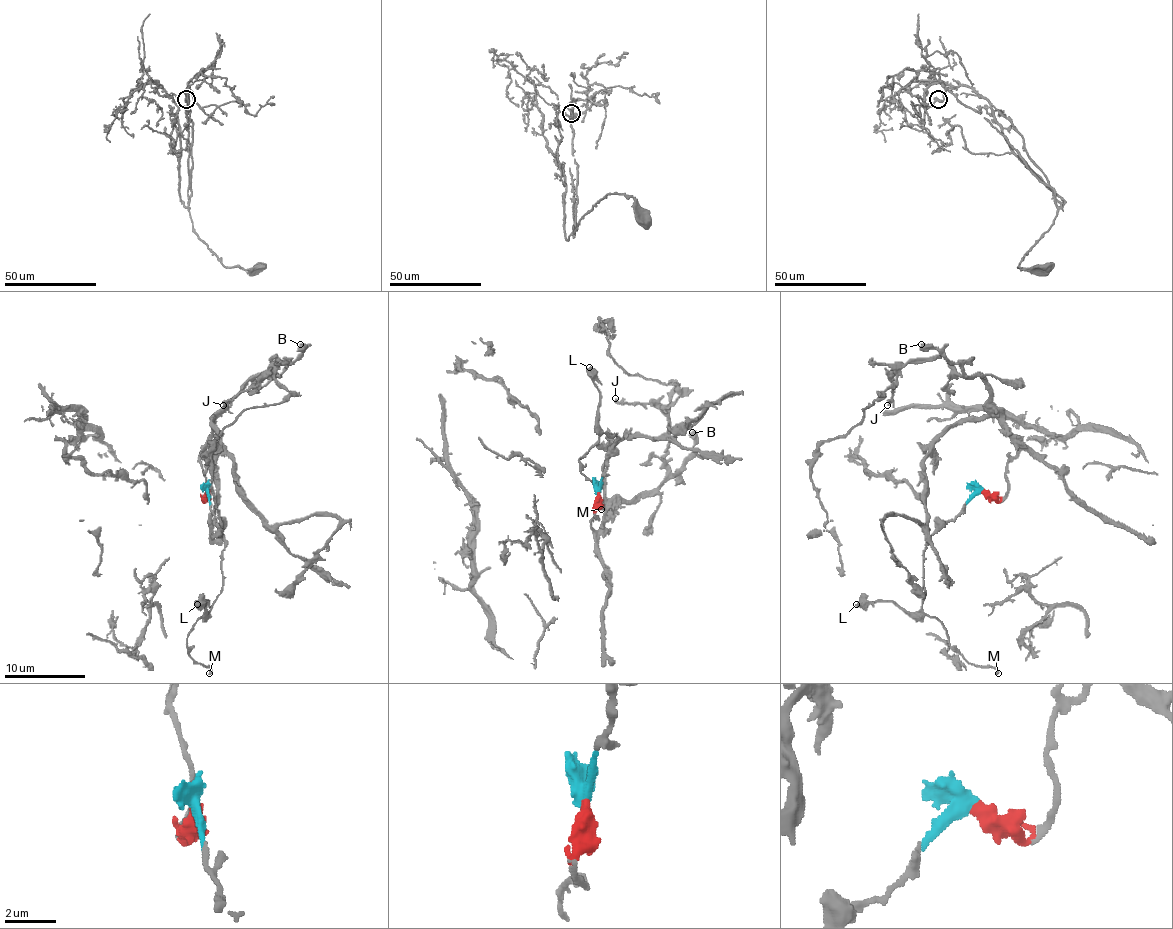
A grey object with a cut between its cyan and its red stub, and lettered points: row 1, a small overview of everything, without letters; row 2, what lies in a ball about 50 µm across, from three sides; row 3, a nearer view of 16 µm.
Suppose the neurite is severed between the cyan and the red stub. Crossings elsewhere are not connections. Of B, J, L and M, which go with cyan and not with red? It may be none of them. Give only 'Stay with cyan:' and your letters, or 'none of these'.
Stay with cyan: L, M

